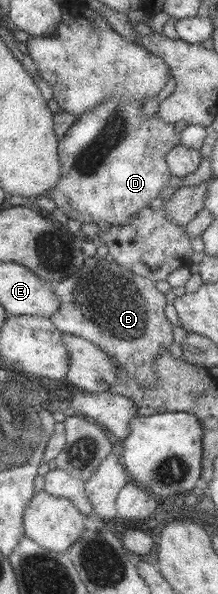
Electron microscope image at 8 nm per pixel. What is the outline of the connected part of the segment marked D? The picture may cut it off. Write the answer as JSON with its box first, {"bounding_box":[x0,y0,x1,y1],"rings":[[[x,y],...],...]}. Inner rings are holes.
{"bounding_box":[46,97,179,226],"rings":[[[105,97],[94,107],[77,115],[66,134],[58,140],[57,156],[61,175],[46,196],[69,220],[77,220],[81,225],[103,220],[109,225],[123,226],[133,213],[148,207],[149,201],[158,197],[161,188],[168,184],[170,173],[164,157],[169,150],[179,145],[179,136],[175,134],[174,126],[163,122],[157,113],[144,115],[142,105],[129,97]]]}

